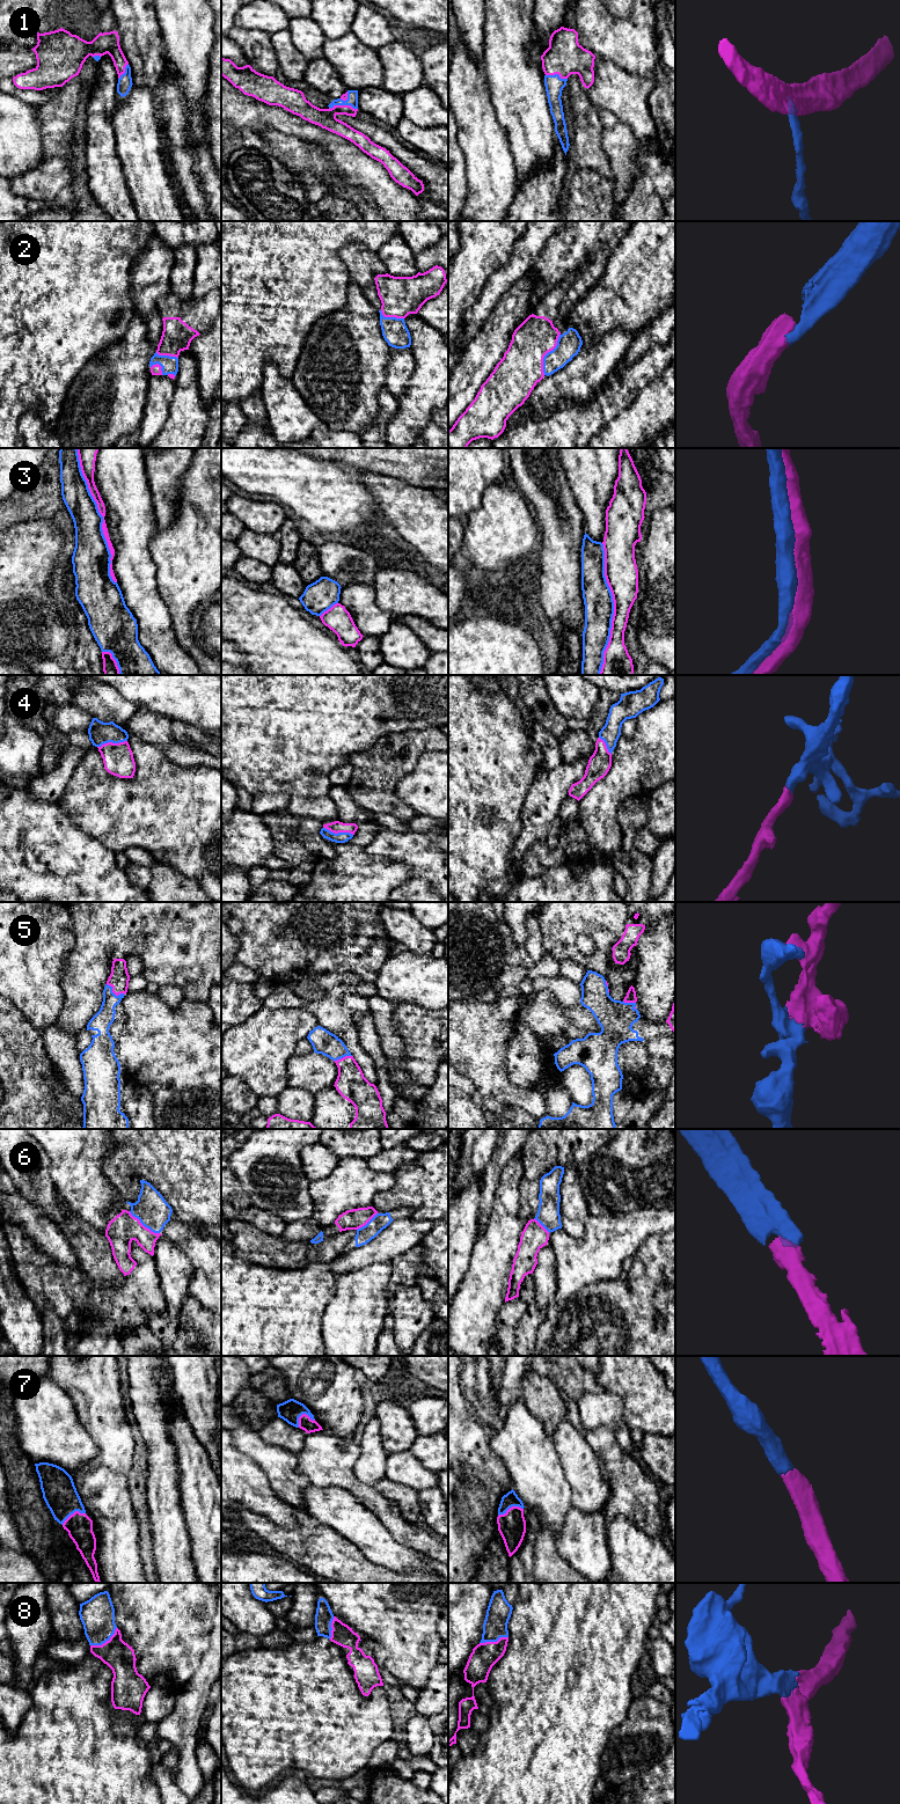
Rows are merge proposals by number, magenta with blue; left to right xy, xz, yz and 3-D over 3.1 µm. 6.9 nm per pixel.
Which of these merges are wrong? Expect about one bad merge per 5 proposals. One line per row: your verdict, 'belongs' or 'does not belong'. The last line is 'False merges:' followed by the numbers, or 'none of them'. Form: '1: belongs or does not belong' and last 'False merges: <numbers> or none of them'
1: belongs
2: belongs
3: does not belong
4: belongs
5: belongs
6: belongs
7: belongs
8: belongs
False merges: 3

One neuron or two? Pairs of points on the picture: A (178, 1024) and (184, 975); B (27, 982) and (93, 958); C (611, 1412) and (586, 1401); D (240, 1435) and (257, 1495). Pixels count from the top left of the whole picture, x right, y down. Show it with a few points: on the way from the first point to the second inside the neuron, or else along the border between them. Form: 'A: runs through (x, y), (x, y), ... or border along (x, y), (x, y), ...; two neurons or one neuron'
A: border along (184, 997), (191, 1000), (206, 1002); two neurons
B: border along (74, 943), (65, 962), (61, 983), (64, 996); two neurons
C: runs through (605, 1410), (595, 1410), (592, 1407); one neuron
D: border along (233, 1444), (240, 1451), (248, 1454), (264, 1474); two neurons

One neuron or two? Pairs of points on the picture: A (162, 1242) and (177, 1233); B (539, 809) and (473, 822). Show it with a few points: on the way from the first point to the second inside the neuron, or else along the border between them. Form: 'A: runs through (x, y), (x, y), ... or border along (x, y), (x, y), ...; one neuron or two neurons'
A: border along (162, 1234), (188, 1258); two neurons
B: border along (528, 786), (521, 809), (521, 831), (516, 840); two neurons

